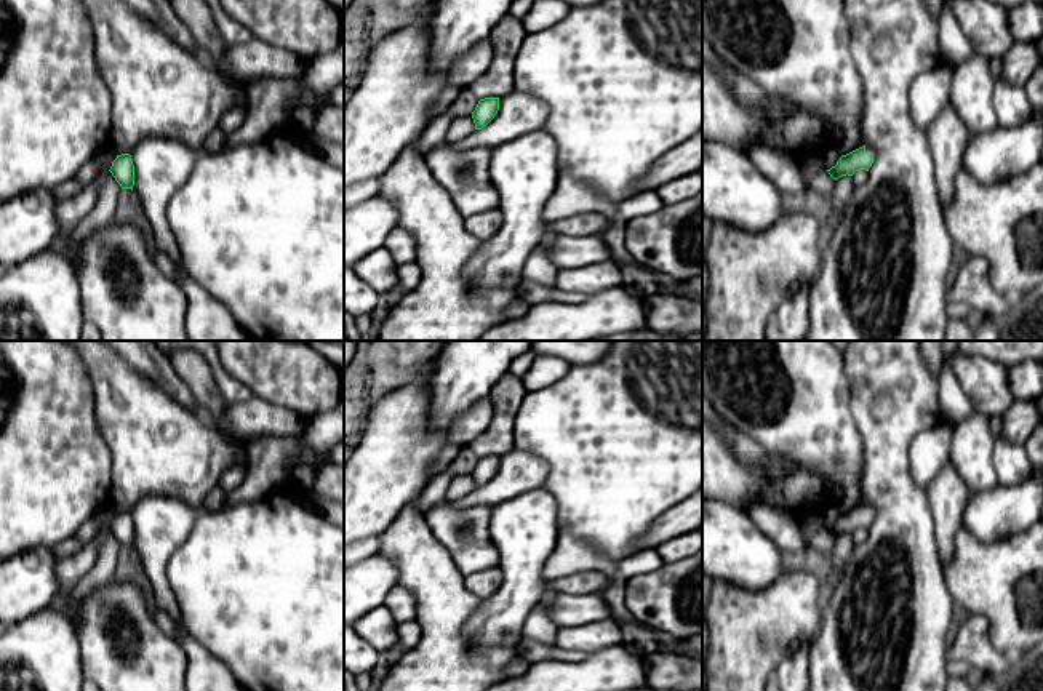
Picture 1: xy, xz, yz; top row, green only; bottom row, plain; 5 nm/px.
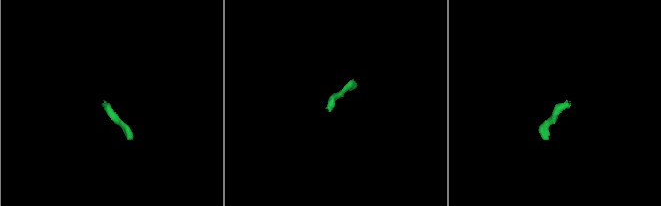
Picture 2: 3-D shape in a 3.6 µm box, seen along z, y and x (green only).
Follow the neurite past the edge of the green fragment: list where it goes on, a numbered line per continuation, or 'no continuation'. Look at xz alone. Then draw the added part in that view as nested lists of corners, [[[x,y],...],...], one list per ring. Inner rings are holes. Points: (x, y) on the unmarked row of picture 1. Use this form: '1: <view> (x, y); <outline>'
no continuation

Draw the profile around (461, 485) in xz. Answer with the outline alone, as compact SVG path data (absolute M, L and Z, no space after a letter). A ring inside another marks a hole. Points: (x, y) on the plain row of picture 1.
M472 473L470 475L456 475L446 493L445 493L445 499L448 501L458 501L464 496L467 496L469 493L472 493L475 489L475 481L474 481L474 477Z

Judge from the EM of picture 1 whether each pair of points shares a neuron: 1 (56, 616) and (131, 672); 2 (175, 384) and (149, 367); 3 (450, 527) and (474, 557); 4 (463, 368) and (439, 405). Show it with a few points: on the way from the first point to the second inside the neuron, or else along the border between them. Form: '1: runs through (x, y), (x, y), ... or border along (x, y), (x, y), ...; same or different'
1: border along (72, 624), (77, 634), (82, 667); different
2: runs through (168, 381), (155, 368); same
3: runs through (456, 535), (471, 549); same
4: runs through (461, 378), (448, 395); same

